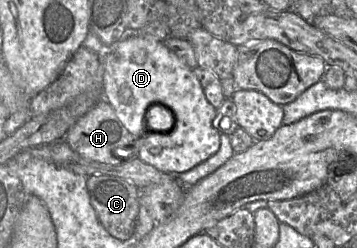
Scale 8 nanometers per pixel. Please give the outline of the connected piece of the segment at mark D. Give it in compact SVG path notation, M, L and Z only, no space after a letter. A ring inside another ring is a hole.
M128 33L105 48L104 53L100 55L100 64L103 65L103 99L113 108L116 117L126 130L137 139L138 159L163 173L180 175L217 153L220 148L221 135L221 132L213 126L217 111L206 99L192 69L168 50L163 42ZM151 106L162 106L169 111L165 115L167 119L158 127L162 130L155 130L154 133L146 123L146 115ZM152 148L156 148L159 154L152 155L150 153Z

